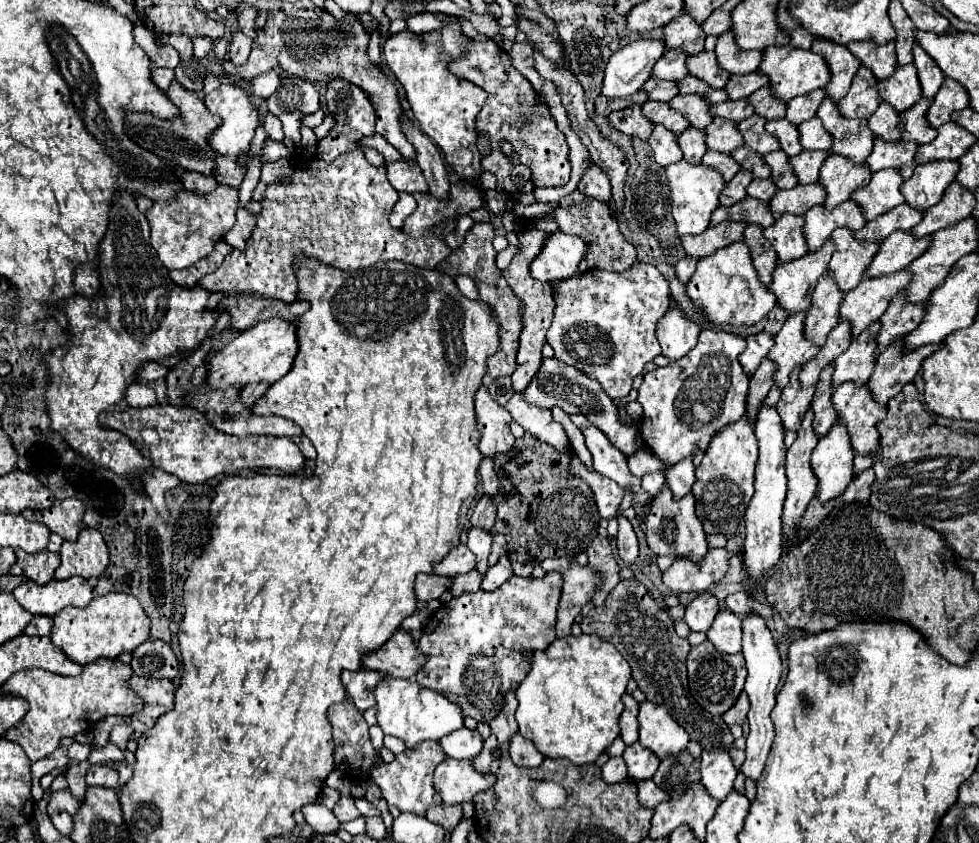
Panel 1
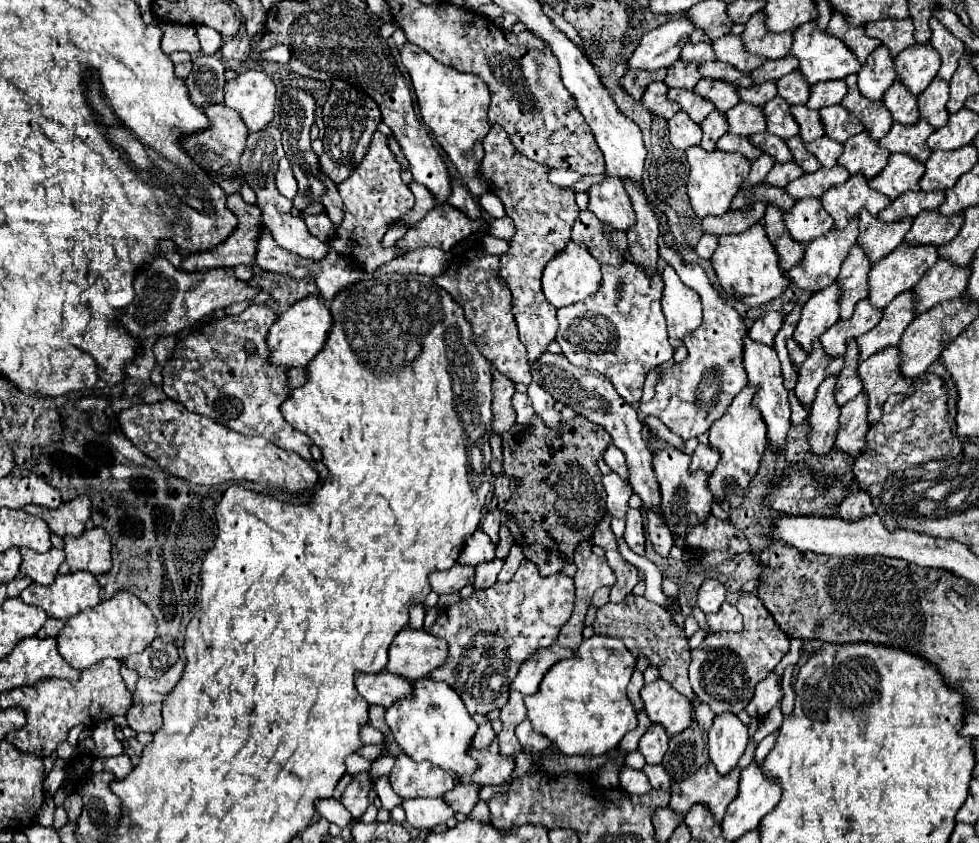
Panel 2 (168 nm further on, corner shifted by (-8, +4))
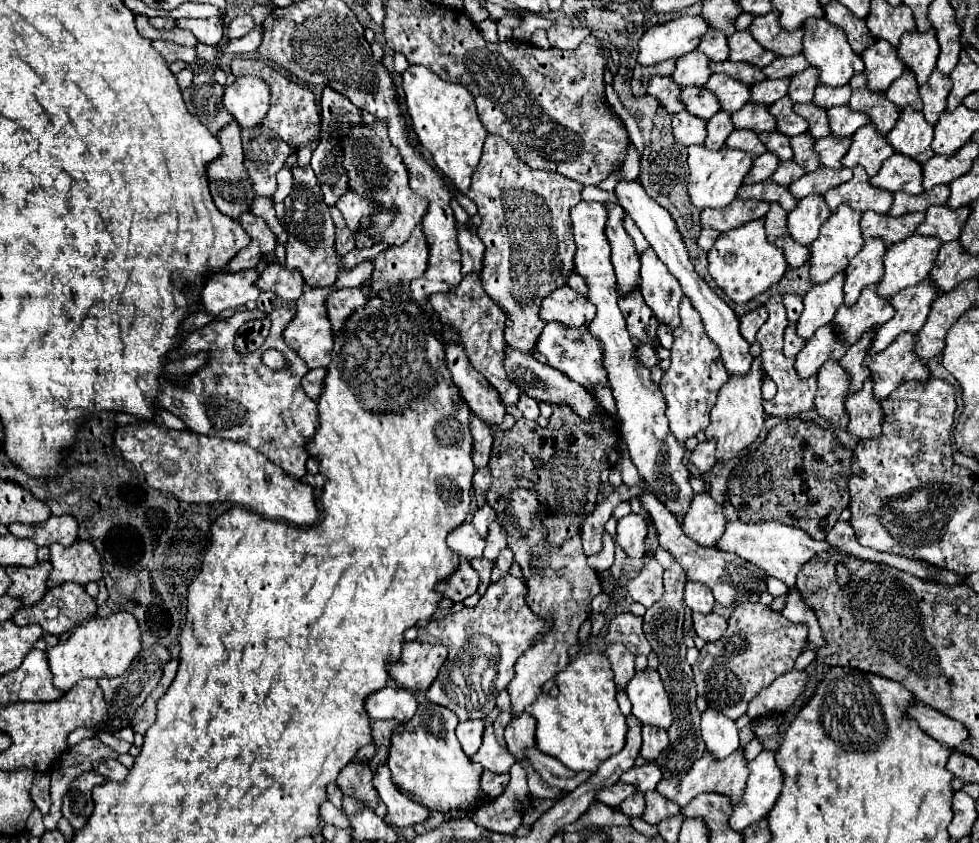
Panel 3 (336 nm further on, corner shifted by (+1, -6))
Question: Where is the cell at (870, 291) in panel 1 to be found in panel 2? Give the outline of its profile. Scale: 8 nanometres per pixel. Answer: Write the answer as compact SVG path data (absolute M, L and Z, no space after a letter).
M900 244L894 252L886 254L878 264L872 266L870 270L870 304L876 308L886 308L898 294L902 294L904 290L914 288L914 284L918 284L918 280L922 278L922 274L936 264L938 260L938 252L936 246L932 244Z

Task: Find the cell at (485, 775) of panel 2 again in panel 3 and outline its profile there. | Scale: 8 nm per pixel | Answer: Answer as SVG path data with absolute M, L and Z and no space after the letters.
M493 726L485 728L481 748L471 760L495 774L507 774L509 768L515 764L515 758L497 744Z

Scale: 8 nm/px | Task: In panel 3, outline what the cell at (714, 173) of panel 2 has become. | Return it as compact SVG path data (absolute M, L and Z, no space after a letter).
M689 146L687 148L687 164L689 164L689 182L687 182L687 192L691 198L691 204L697 210L705 210L705 208L725 208L735 200L735 194L745 178L745 174L751 168L753 162L753 154L743 152L743 150L729 150L729 148L721 148L721 150L705 150L705 146Z

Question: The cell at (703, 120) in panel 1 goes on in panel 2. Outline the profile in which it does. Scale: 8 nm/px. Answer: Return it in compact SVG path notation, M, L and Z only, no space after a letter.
M700 80L694 90L698 96L714 102L716 110L720 110L720 112L726 112L740 102L738 100L738 86L726 84L722 80Z

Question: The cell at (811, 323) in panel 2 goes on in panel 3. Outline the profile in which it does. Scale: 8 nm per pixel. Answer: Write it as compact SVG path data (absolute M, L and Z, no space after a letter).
M843 272L837 274L837 278L831 278L829 282L821 286L813 286L805 298L805 310L797 322L797 334L803 340L809 340L817 328L829 324L835 316L835 312L843 304Z

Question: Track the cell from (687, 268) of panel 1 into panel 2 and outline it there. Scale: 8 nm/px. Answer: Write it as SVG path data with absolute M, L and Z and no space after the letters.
M704 234L702 238L700 238L700 242L696 244L696 254L700 256L700 258L704 258L704 260L710 260L712 258L712 254L714 254L714 250L716 250L716 246L718 246L718 238L716 236L708 236L708 234Z

